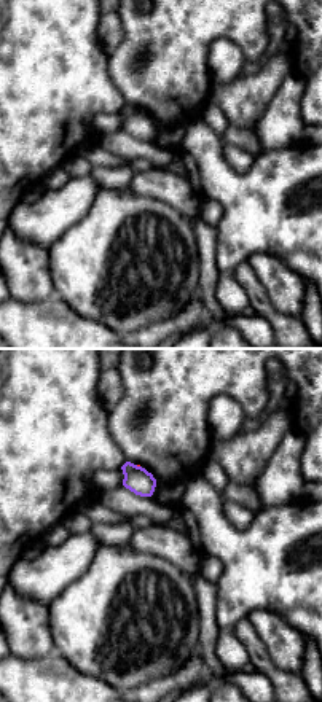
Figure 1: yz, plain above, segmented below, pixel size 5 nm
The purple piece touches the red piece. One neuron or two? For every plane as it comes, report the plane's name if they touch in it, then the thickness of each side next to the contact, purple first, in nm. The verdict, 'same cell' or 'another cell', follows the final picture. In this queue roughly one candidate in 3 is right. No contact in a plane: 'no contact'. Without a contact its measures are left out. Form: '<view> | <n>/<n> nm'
yz | 140/20 nm

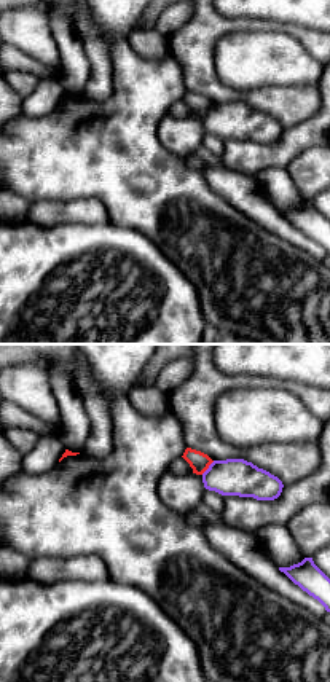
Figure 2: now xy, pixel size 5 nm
xy | 190/100 nm

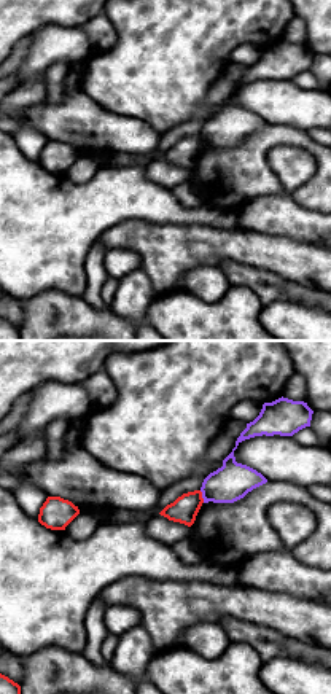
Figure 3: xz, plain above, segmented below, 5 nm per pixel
xz | 190/140 nm

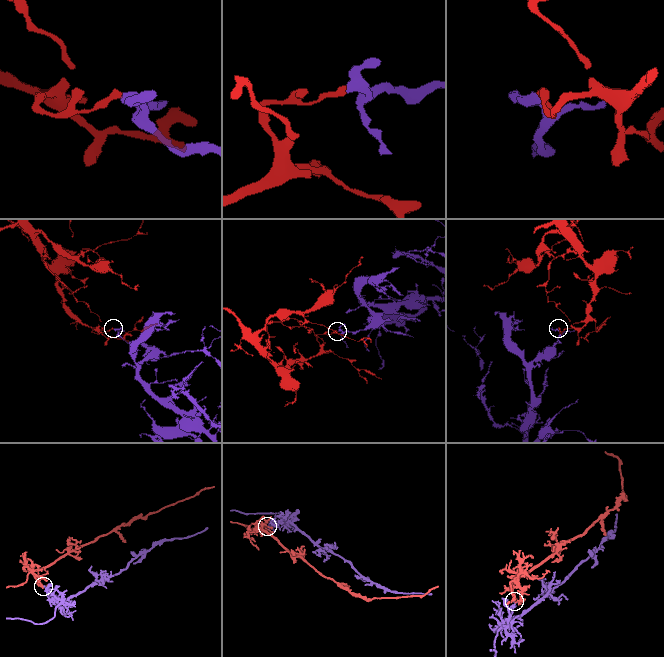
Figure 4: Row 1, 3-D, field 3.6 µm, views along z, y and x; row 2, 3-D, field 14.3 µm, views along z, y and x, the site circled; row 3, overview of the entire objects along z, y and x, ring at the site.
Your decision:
another cell

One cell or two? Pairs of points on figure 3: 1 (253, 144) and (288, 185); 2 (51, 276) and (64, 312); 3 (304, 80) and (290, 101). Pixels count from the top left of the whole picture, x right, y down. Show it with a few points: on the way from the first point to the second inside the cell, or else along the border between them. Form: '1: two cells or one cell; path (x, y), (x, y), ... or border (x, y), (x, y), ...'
1: two cells; border (303, 148), (269, 152), (280, 190), (258, 196)
2: two cells; border (81, 296), (40, 292), (26, 301)
3: two cells; border (292, 80), (303, 88), (314, 89)

